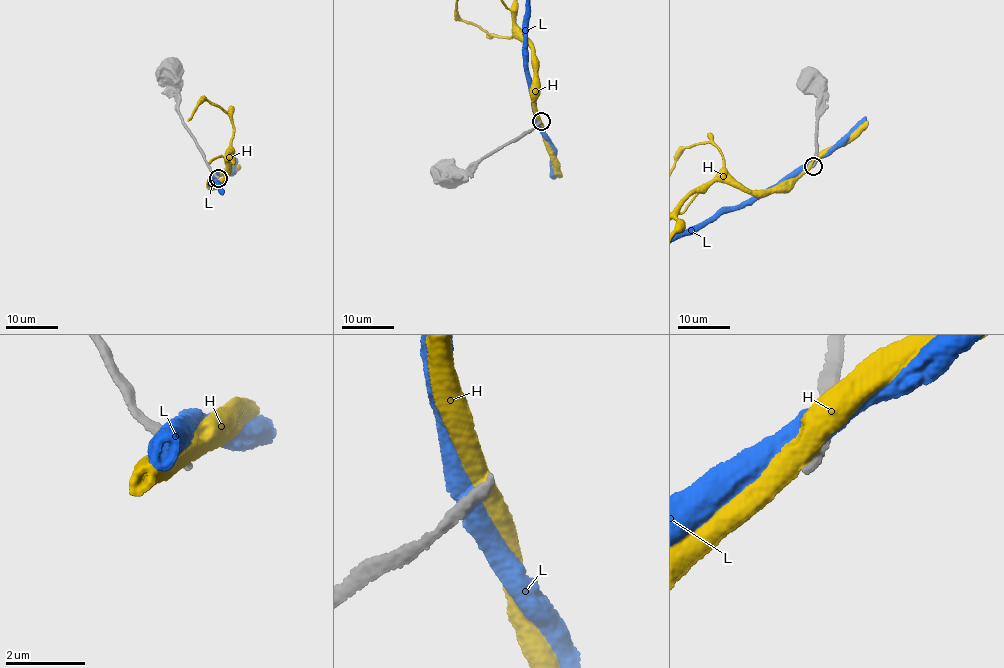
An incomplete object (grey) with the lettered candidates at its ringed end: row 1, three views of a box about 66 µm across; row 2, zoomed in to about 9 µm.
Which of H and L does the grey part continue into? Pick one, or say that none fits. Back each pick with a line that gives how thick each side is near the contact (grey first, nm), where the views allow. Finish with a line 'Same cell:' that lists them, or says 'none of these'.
Same cell: none of these

